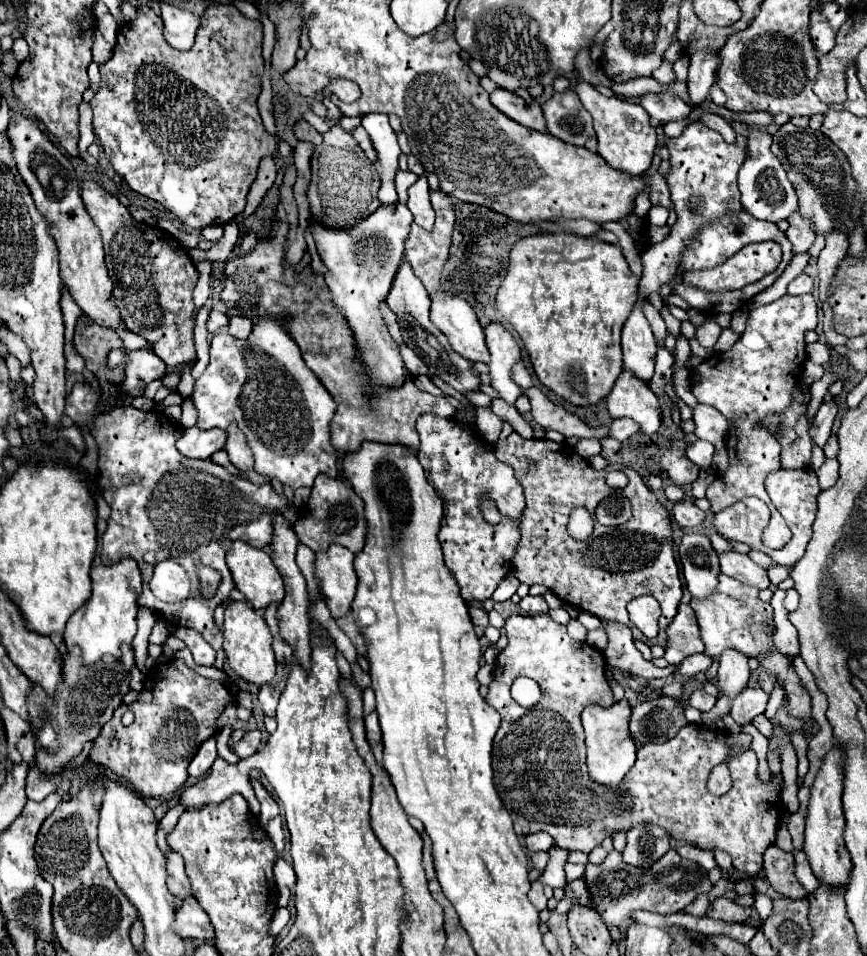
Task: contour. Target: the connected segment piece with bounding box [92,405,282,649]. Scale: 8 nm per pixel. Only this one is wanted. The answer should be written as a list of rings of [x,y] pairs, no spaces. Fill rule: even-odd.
[[[130,405],[116,407],[96,419],[92,435],[100,449],[98,489],[112,507],[108,529],[102,535],[100,561],[104,565],[114,565],[122,561],[122,557],[132,557],[142,573],[138,605],[160,613],[170,625],[200,631],[214,649],[220,649],[222,631],[214,625],[214,609],[228,599],[234,589],[224,555],[236,539],[266,549],[274,537],[274,517],[282,509],[282,497],[272,485],[254,485],[210,459],[200,461],[184,457],[174,445],[182,427],[174,423],[178,421],[160,411],[140,411]],[[164,559],[180,561],[194,579],[198,579],[198,563],[216,569],[222,577],[216,595],[204,599],[202,593],[192,593],[190,601],[182,603],[158,601],[148,581],[154,565]]]

